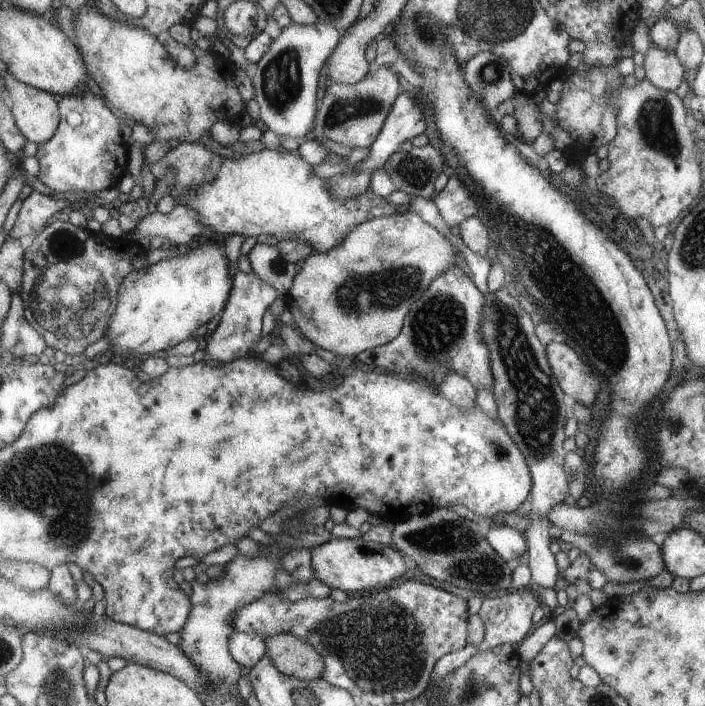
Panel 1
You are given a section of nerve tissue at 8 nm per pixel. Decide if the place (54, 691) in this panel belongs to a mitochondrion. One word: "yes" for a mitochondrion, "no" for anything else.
yes

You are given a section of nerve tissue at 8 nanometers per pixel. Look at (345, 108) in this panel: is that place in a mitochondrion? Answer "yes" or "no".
yes

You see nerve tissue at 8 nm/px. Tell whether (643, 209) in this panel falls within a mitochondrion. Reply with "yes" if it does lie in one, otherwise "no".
no

